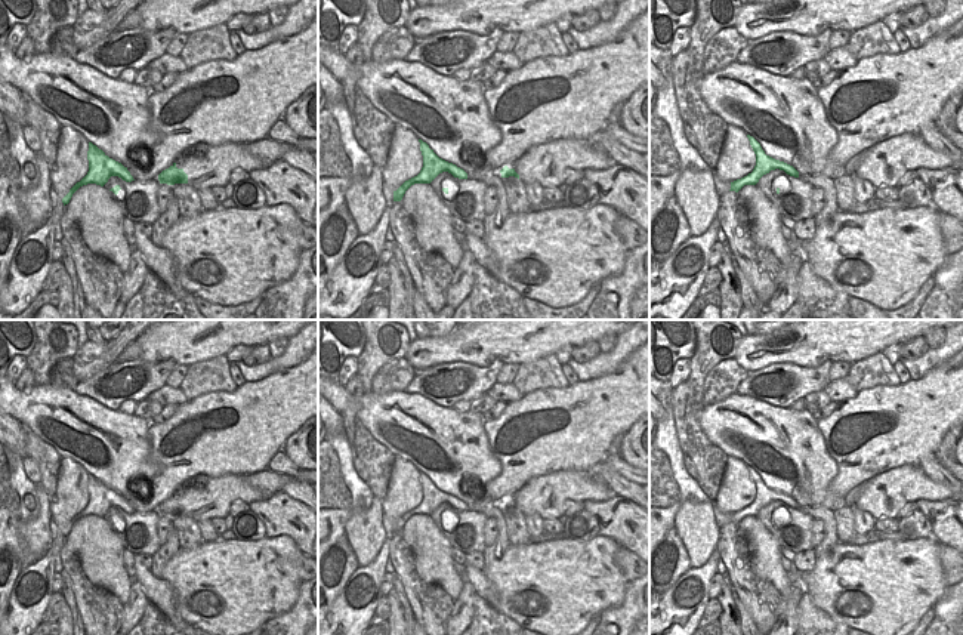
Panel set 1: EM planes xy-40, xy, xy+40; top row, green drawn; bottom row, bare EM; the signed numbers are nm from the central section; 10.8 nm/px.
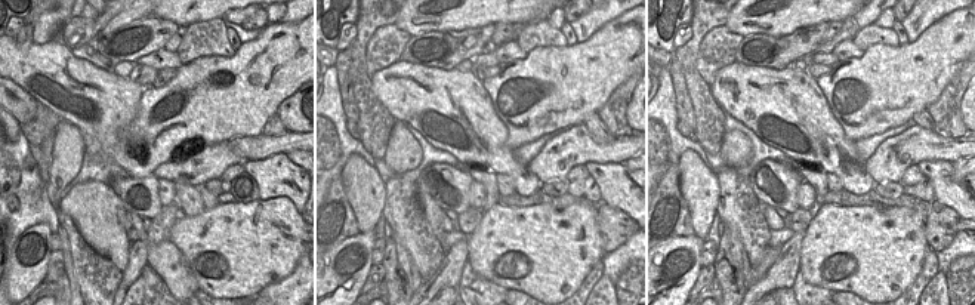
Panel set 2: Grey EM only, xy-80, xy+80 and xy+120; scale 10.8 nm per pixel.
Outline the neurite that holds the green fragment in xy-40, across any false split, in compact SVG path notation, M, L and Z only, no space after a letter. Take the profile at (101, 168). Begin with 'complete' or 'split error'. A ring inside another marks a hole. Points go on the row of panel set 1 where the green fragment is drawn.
complete; M89 142L87 151L89 172L77 182L70 192L62 198L64 206L70 203L72 194L83 185L96 184L104 187L111 176L118 176L126 182L135 181L127 167L109 158L102 149Z

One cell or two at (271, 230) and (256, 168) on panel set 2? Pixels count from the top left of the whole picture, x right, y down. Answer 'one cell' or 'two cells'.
two cells

